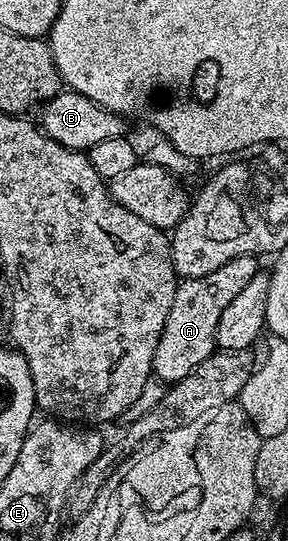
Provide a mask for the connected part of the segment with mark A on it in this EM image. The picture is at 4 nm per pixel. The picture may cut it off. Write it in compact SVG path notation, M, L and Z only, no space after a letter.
M242 256L225 262L213 274L201 278L183 280L173 294L173 306L169 306L169 318L165 318L165 330L161 330L161 342L157 342L157 354L153 354L152 373L167 380L168 385L176 384L186 375L193 374L201 362L217 351L215 335L221 322L221 314L233 297L247 285L249 278L261 270L256 257Z

